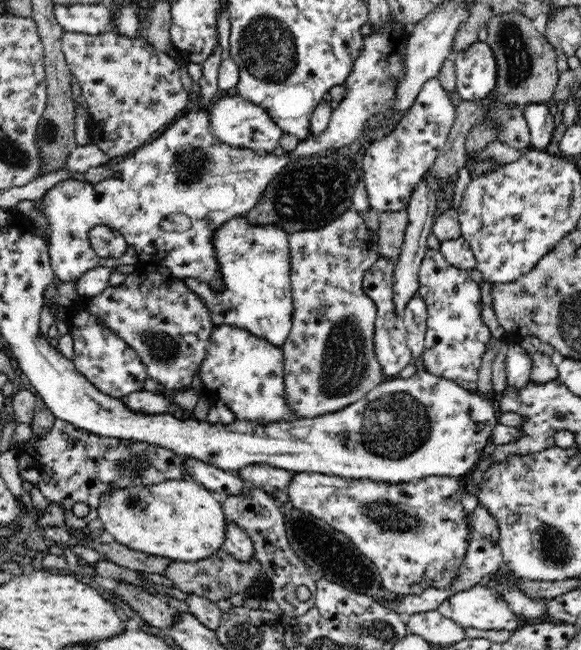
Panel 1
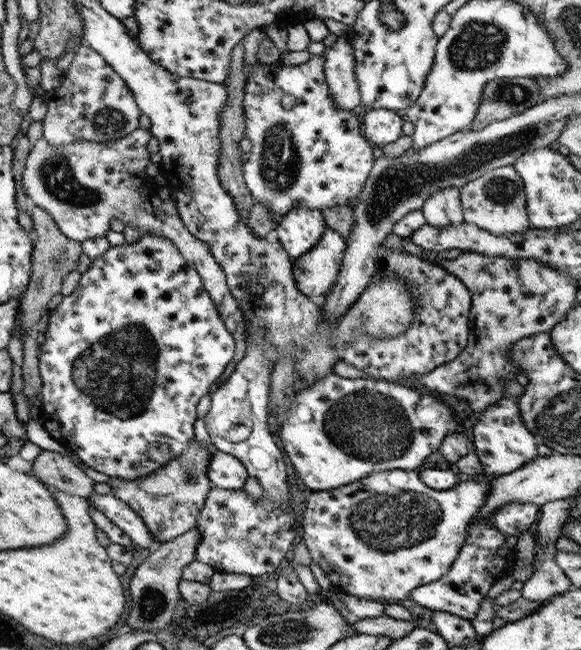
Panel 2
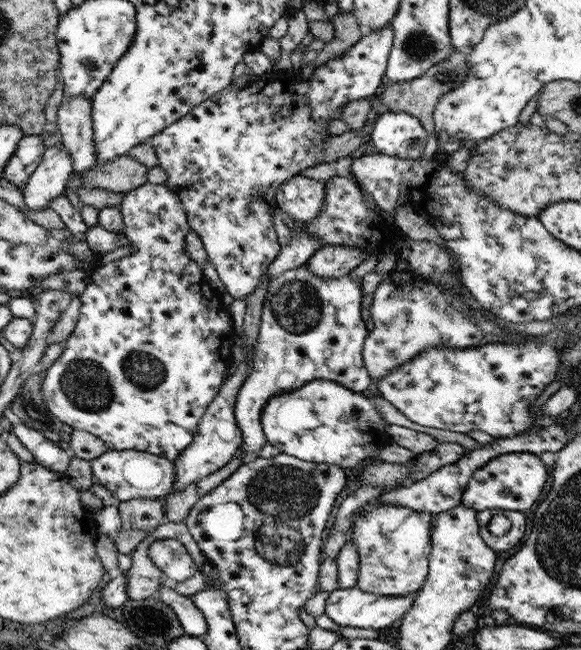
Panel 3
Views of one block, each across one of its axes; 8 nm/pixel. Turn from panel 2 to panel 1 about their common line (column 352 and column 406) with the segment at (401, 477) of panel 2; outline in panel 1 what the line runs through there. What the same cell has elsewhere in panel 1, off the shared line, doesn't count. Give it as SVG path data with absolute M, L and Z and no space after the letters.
M301 472L296 473L295 477L291 480L288 487L288 496L290 496L289 502L306 513L312 514L315 518L324 520L326 525L332 526L335 530L342 532L345 536L350 538L350 541L356 545L356 548L360 550L363 556L368 556L368 559L377 567L380 574L380 581L386 590L394 592L394 594L400 596L404 595L417 595L423 590L434 589L449 589L460 570L462 570L462 564L466 560L466 552L468 552L468 545L475 537L474 528L472 528L471 519L469 515L464 511L462 505L462 491L465 488L467 482L460 482L458 477L452 476L433 476L426 478L418 478L410 480L410 482L378 482L370 479L347 479L344 477L330 476L329 474Z

